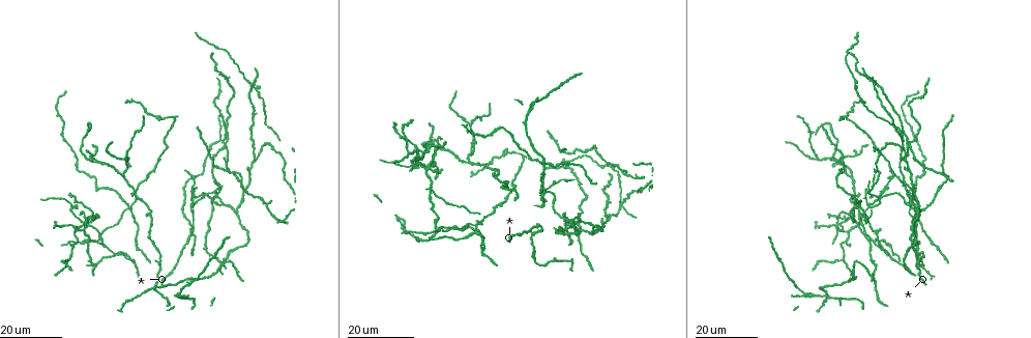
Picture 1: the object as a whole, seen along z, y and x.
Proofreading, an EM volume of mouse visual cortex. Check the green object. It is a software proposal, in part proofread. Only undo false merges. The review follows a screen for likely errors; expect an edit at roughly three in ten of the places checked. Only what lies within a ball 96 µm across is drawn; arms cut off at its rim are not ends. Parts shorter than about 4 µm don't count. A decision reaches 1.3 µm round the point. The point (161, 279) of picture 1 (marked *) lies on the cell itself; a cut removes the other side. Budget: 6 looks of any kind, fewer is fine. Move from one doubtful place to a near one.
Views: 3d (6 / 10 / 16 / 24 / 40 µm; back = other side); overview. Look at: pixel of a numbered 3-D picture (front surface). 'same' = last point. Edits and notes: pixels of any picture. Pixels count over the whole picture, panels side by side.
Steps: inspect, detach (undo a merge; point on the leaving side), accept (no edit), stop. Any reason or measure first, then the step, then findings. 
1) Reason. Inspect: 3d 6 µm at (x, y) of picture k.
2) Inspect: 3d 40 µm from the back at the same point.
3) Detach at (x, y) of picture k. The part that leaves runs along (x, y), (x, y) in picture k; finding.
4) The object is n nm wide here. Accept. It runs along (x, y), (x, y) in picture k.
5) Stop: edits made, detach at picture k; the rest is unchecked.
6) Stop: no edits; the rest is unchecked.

Inspect: 3d 24 µm at (915, 230) of picture 1.

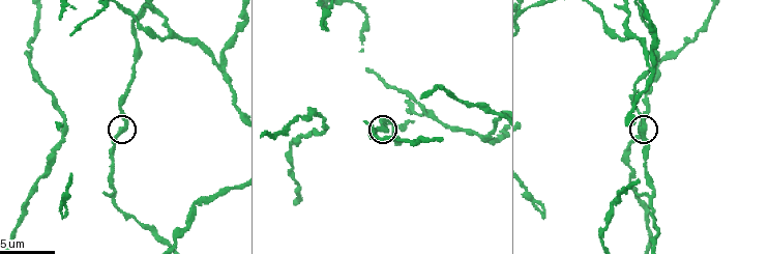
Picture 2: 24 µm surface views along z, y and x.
Inspect: 3d 10 µm at (117, 136) of picture 2.

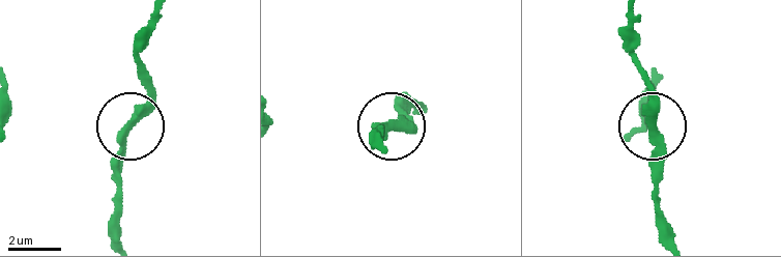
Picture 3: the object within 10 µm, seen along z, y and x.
Accept. One cell here.

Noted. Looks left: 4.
Arms part here. Inspect: 3d 24 µm at (189, 206) of picture 1.

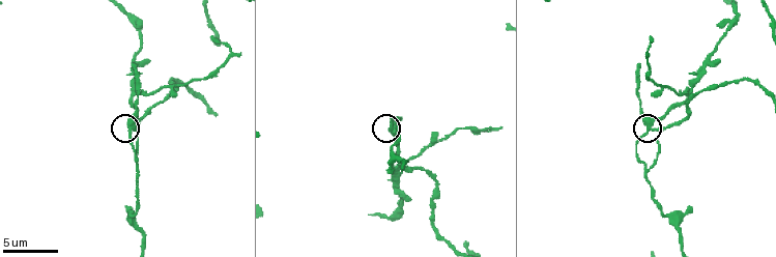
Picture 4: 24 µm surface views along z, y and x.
Inspect: 3d 10 µm at (646, 130) of picture 4.

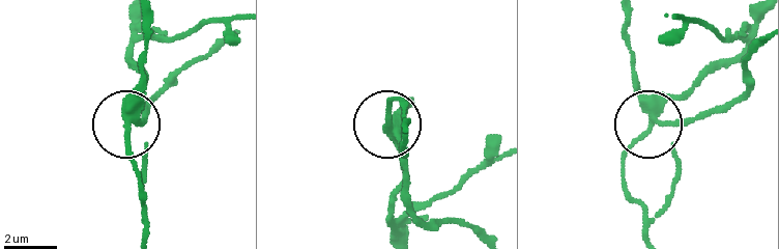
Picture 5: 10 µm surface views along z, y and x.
The object is 290 nm wide here. Detach at (126, 142) of picture 5. The part that leaves runs along (135, 106), (127, 150), (141, 191), (141, 238) in picture 5; two cells meet here.

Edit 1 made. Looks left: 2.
Stop: edits made, detach at picture 5; the rest is unchecked.

